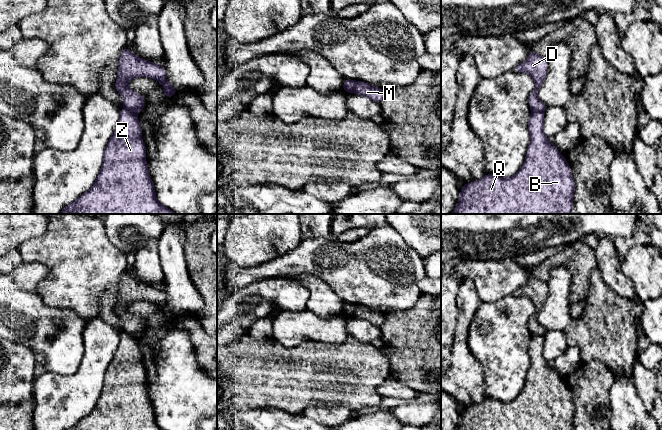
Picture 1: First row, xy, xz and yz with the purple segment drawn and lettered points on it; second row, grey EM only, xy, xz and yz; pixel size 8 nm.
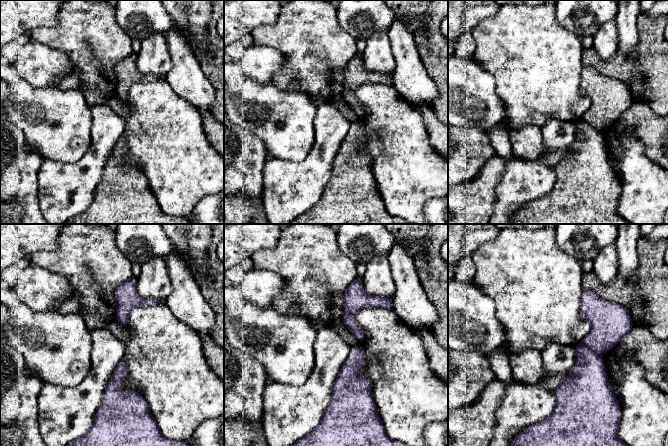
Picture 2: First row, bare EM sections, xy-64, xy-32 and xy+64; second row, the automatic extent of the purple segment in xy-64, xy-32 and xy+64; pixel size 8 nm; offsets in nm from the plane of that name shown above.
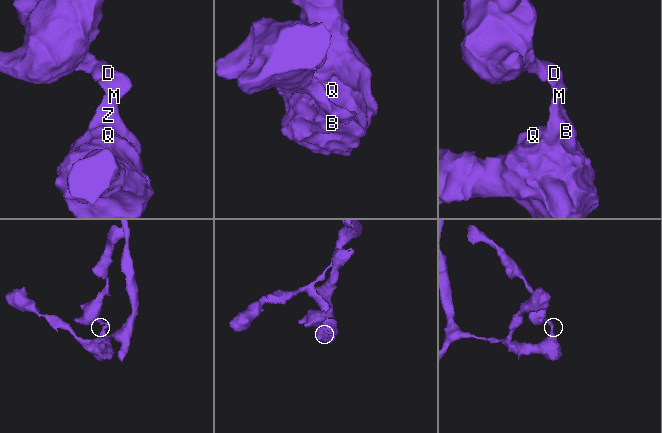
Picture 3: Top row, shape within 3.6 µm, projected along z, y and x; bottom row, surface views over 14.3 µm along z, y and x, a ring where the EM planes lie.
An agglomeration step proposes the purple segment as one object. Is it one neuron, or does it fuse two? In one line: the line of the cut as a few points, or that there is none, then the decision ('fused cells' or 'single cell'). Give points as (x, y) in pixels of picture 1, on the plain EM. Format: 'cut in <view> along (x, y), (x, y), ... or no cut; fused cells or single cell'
cut in xz along (356, 305), (353, 316); fused cells

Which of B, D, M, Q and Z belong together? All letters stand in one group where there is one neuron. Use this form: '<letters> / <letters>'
B Q Z / D M

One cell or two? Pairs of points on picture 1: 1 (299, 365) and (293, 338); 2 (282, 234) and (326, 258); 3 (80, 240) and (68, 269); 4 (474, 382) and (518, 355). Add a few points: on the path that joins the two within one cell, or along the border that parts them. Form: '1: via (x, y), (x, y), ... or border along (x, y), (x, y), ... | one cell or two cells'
1: border along (273, 338), (286, 347), (318, 343) | two cells
2: border along (303, 239), (292, 250), (280, 256) | two cells
3: via (77, 247), (77, 260), (75, 262) | one cell
4: border along (473, 356), (480, 364), (484, 393), (487, 397) | two cells

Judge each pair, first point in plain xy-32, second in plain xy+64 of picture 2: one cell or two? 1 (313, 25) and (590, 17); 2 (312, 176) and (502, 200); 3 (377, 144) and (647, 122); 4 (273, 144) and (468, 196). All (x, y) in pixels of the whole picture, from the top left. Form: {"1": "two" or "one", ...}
{"1": "two", "2": "one", "3": "two", "4": "two"}

